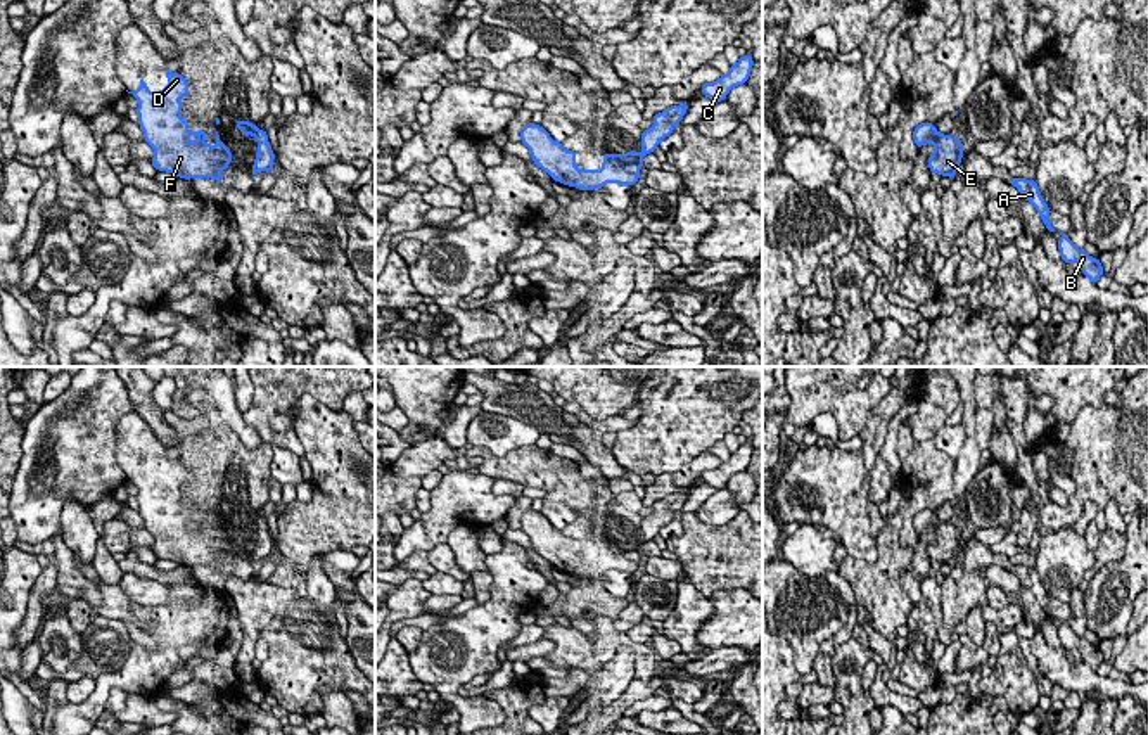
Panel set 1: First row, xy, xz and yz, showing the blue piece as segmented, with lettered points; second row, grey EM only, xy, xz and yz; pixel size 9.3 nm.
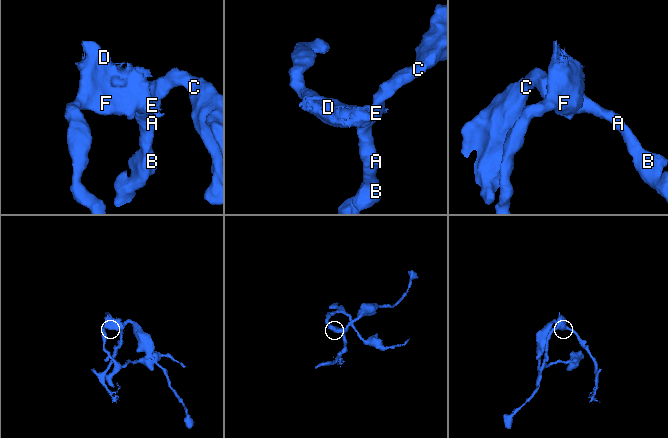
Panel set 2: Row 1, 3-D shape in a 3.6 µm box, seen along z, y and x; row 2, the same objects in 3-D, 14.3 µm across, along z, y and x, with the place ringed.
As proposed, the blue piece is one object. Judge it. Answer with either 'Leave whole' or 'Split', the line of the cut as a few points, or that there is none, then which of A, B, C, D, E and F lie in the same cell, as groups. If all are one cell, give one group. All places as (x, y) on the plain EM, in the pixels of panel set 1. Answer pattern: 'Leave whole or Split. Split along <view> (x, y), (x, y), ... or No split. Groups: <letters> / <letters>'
Split. Split along xy (258, 516), (253, 521). Groups: A B C E / D F

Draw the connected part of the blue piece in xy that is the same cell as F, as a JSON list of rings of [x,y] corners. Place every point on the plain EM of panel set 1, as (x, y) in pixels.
[[[166,455],[168,472],[163,474],[159,479],[150,479],[149,472],[140,467],[140,476],[128,479],[138,488],[137,502],[138,502],[138,514],[144,519],[145,529],[152,534],[154,545],[150,552],[157,559],[173,560],[178,566],[214,566],[216,569],[223,569],[225,564],[221,562],[223,557],[233,548],[230,536],[225,529],[220,527],[218,519],[216,533],[213,534],[204,527],[207,522],[206,519],[190,519],[188,508],[182,505],[182,486],[188,484],[188,470],[180,460],[171,460]]]

